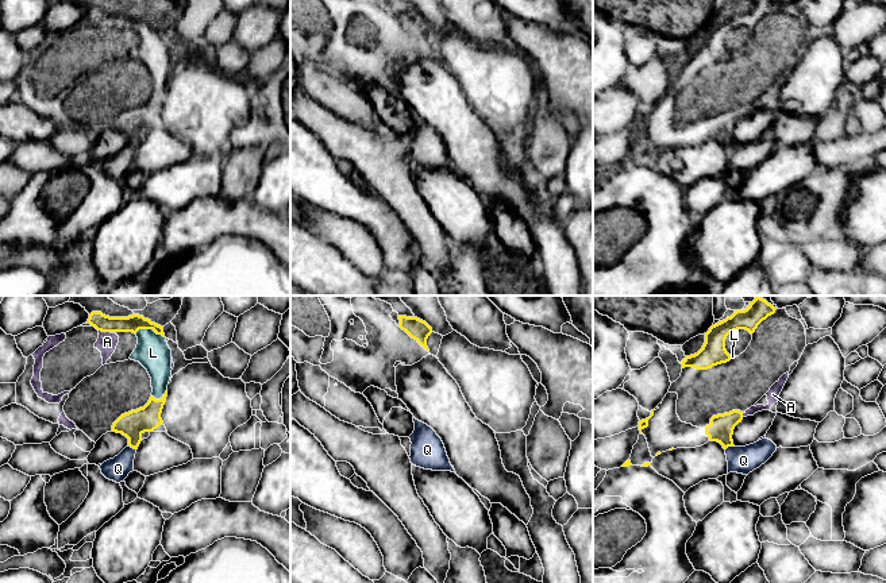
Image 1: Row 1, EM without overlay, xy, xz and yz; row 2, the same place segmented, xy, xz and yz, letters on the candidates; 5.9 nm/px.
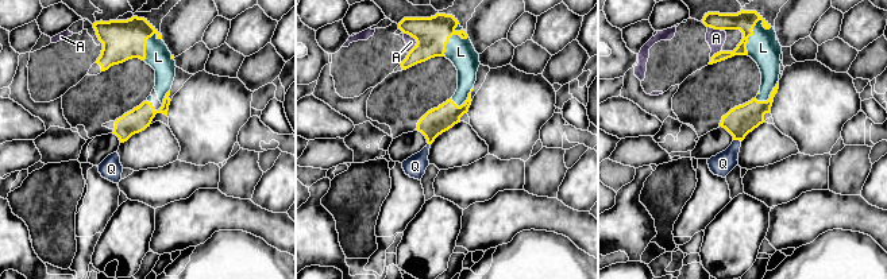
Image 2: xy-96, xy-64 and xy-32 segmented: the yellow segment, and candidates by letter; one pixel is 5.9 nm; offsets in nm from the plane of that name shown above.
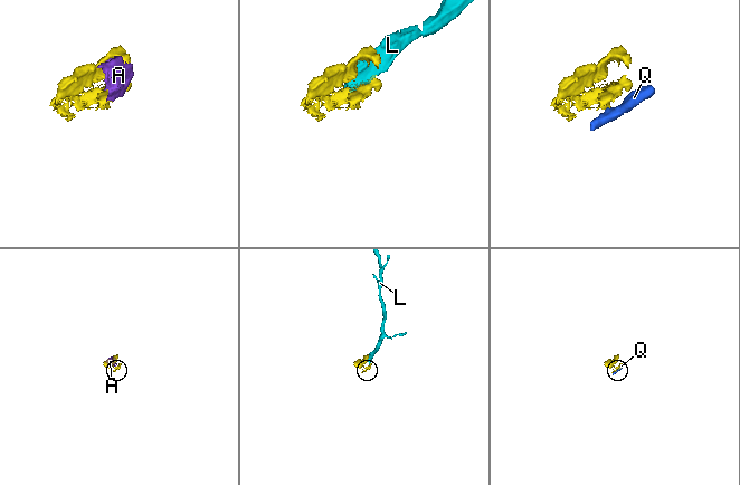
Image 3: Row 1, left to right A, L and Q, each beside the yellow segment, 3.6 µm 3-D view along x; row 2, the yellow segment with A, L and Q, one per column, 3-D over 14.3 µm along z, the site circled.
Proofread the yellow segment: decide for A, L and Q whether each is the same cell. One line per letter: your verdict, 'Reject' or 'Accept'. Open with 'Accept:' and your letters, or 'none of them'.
Accept: A, L
A: Accept
L: Accept
Q: Reject

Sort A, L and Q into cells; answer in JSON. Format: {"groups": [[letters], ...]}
{"groups": [["A", "L"], ["Q"]]}

